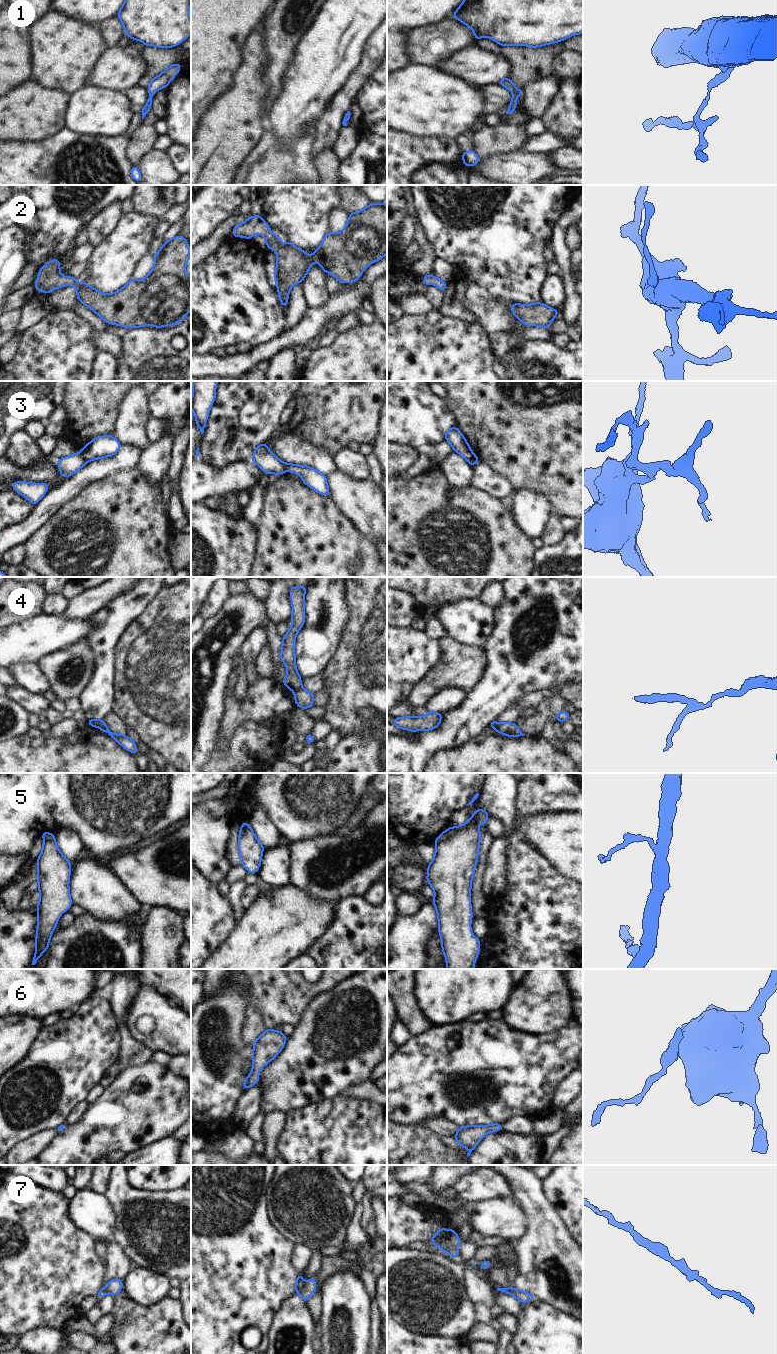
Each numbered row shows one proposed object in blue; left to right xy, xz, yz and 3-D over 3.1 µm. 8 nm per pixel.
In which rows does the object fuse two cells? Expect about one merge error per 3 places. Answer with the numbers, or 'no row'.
3, 4, 5.

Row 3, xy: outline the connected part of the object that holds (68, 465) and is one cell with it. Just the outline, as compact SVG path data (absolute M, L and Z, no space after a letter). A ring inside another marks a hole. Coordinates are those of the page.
M82 452L75 453L61 459L57 459L58 469L61 472L61 478L66 478L80 470L88 461Z

